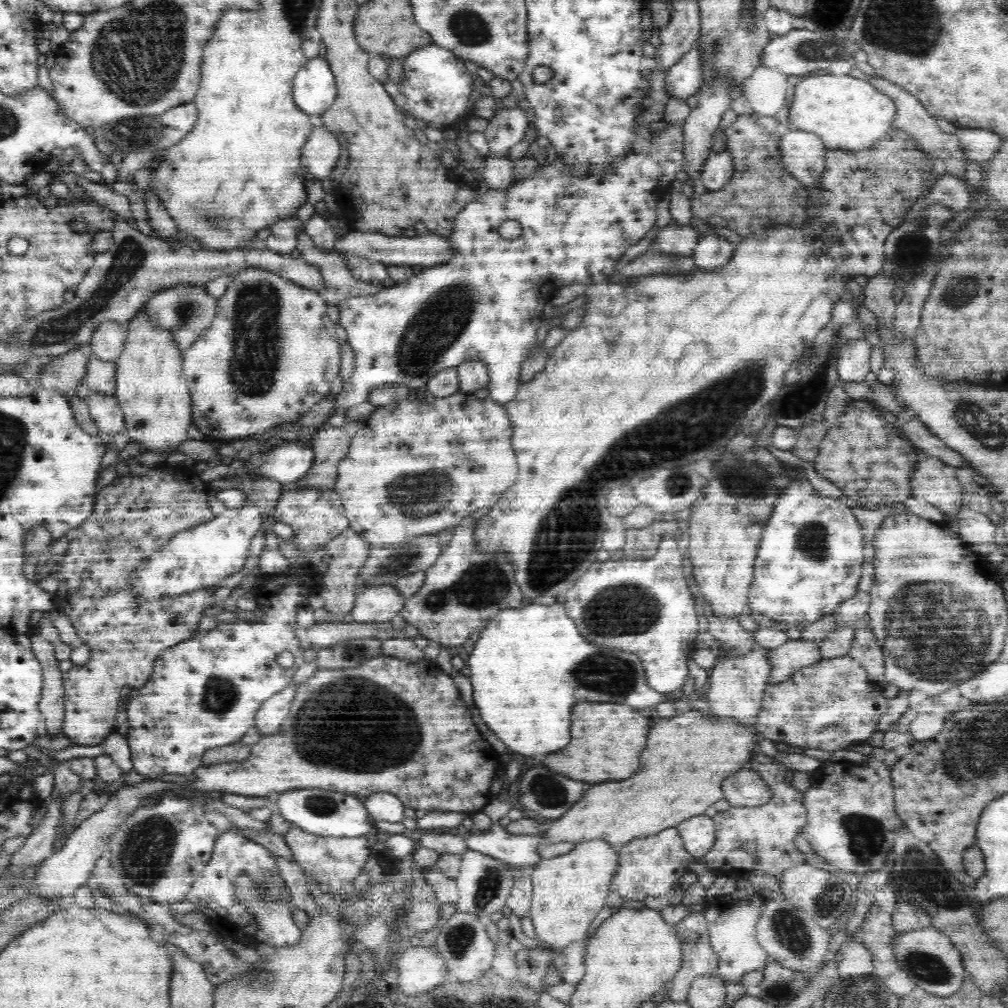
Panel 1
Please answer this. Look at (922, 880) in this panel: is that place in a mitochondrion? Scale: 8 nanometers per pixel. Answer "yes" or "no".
yes

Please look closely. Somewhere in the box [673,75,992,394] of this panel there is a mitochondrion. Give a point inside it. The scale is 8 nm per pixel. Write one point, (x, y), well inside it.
(917, 246)

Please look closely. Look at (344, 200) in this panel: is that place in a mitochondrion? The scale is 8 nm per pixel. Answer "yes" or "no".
no

